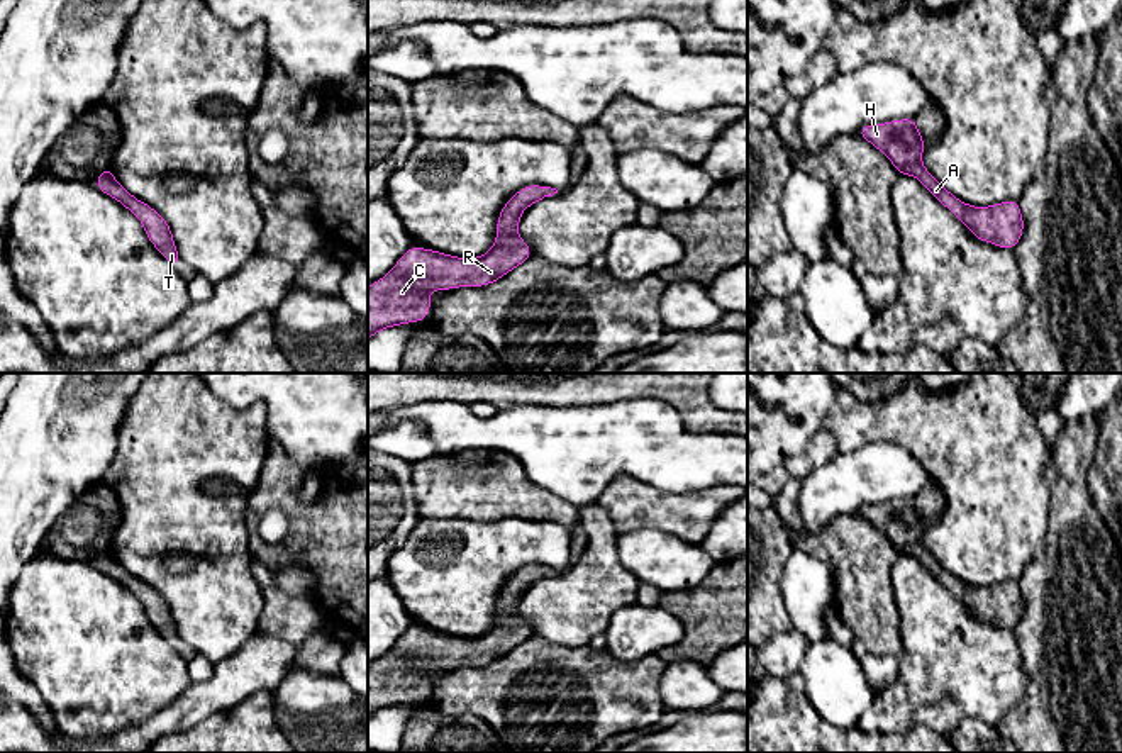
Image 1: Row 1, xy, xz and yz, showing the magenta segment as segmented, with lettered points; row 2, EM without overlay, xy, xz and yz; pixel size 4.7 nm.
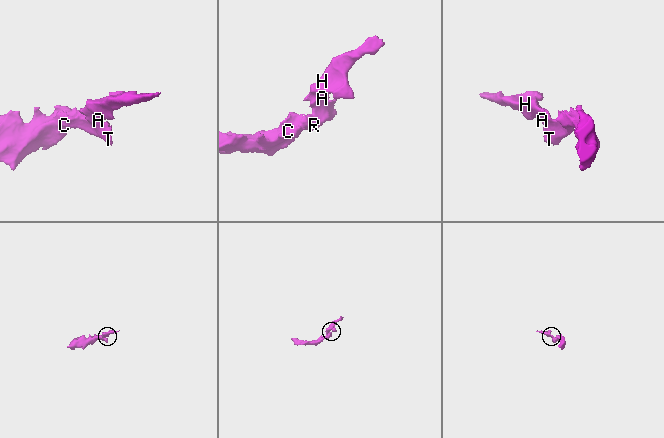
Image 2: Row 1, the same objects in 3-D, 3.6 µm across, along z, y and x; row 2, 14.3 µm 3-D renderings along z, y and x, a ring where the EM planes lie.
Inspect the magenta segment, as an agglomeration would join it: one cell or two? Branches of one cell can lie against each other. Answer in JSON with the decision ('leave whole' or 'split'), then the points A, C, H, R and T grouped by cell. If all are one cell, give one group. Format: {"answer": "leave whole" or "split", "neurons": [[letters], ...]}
{"answer": "leave whole", "neurons": [["A", "C", "H", "R", "T"]]}

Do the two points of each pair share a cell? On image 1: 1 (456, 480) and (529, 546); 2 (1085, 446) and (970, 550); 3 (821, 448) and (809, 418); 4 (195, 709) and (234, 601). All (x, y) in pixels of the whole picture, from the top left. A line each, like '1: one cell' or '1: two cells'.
1: two cells
2: two cells
3: two cells
4: two cells

